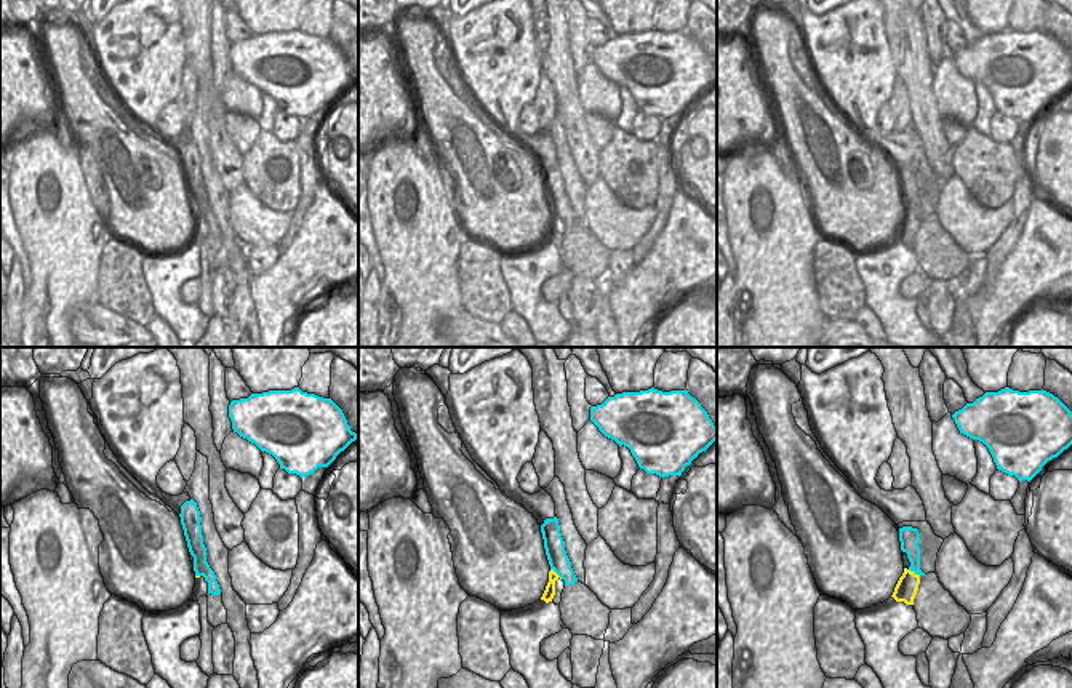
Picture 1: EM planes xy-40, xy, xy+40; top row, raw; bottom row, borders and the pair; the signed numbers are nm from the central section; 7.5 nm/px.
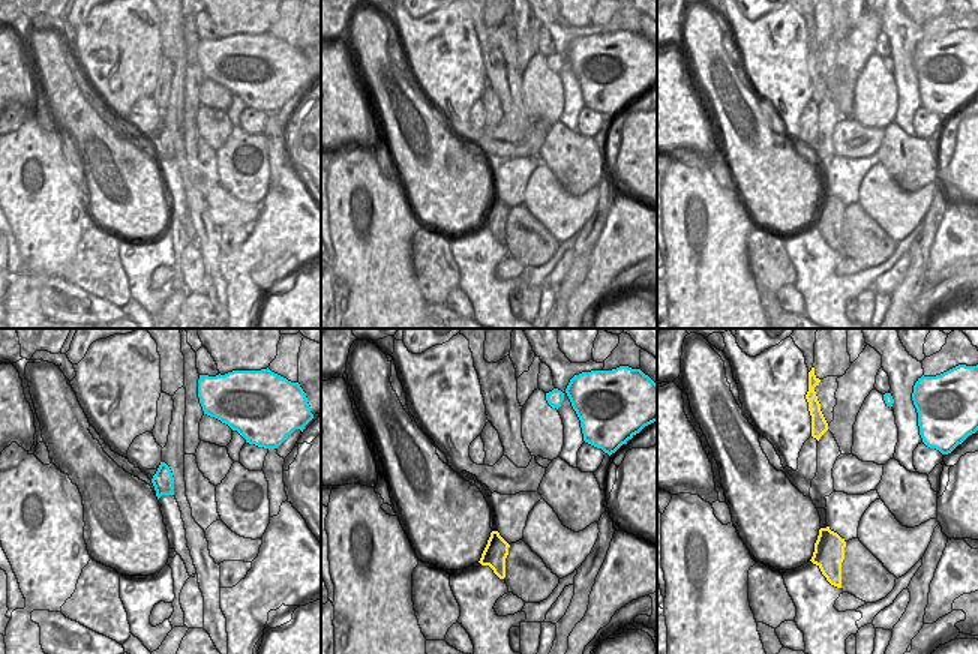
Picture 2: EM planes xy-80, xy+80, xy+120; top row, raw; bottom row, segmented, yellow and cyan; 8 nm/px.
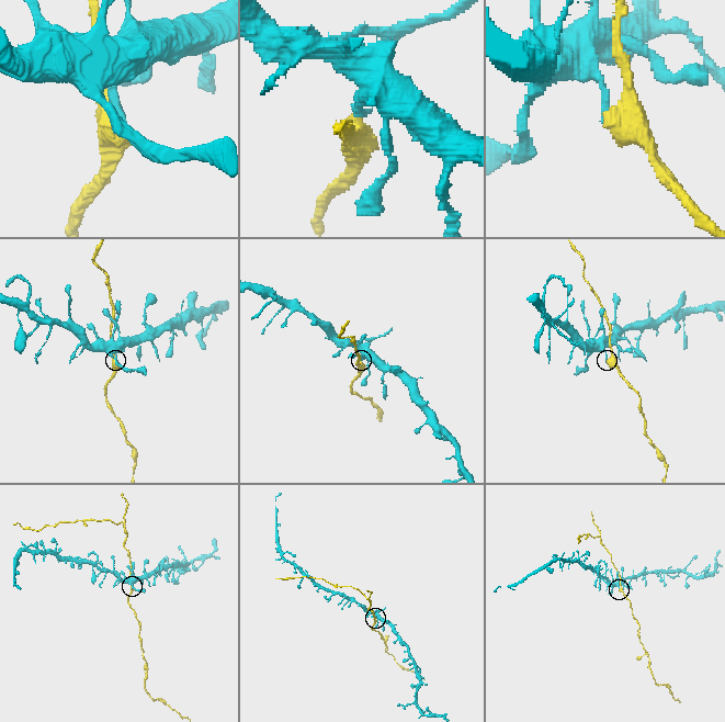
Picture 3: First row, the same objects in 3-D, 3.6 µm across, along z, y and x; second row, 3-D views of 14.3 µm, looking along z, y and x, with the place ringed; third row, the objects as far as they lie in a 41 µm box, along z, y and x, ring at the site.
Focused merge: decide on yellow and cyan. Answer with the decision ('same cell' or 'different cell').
different cell

